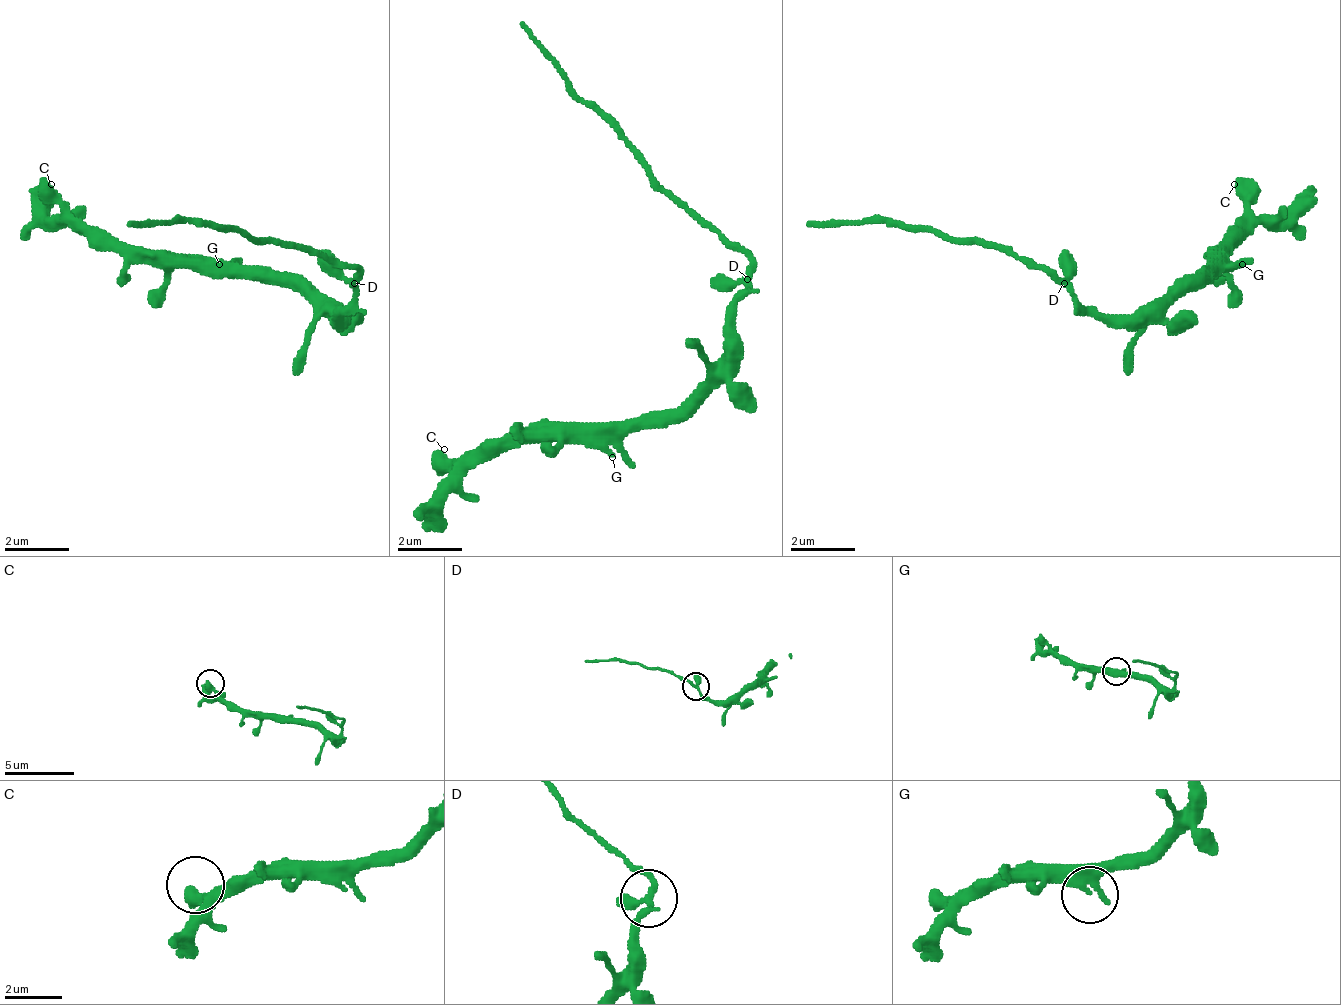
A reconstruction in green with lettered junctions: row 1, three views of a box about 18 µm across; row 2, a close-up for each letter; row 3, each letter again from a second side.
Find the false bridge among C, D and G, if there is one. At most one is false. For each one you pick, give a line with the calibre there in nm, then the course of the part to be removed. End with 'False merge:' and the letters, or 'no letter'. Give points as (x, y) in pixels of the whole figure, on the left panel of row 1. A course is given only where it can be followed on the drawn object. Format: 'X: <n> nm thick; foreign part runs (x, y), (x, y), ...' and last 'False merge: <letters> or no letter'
D: 220 nm thick; foreign part runs (356, 281), (348, 264), (211, 224), (131, 224)
False merge: D

